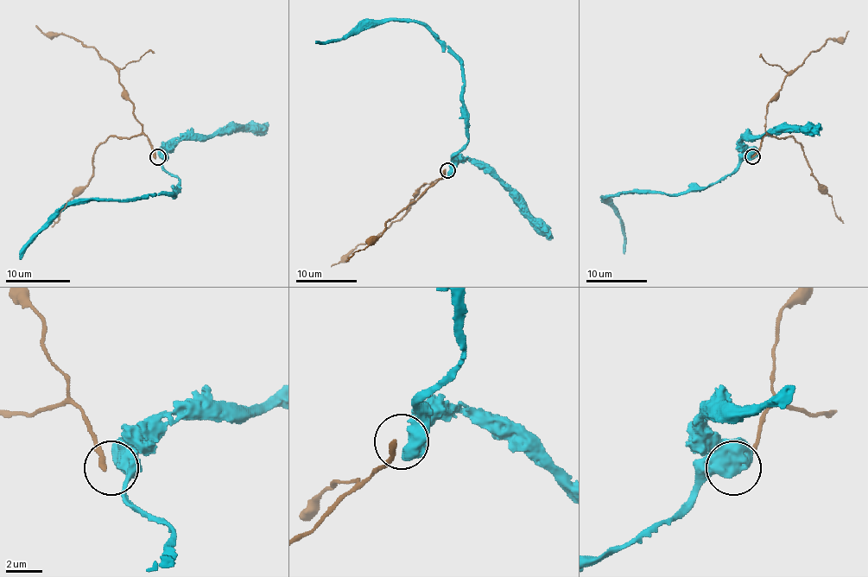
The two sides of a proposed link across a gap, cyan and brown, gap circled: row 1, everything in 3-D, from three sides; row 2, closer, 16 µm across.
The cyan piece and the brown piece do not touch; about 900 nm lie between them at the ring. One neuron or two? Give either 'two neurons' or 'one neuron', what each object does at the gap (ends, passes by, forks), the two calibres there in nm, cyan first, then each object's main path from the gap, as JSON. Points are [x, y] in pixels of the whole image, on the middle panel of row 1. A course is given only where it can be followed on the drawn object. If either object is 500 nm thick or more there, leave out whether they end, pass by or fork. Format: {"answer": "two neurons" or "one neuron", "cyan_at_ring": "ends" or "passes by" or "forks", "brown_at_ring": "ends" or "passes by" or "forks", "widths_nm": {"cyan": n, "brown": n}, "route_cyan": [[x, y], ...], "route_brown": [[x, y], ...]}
{"answer": "two neurons", "widths_nm": {"cyan": 1050, "brown": 280}, "route_cyan": [[448, 170], [452, 158], [467, 142], [464, 69], [424, 26], [373, 20], [343, 38], [315, 42]], "route_brown": [[446, 170], [434, 184], [424, 184], [410, 201], [410, 208], [372, 241], [357, 245], [331, 267]]}

